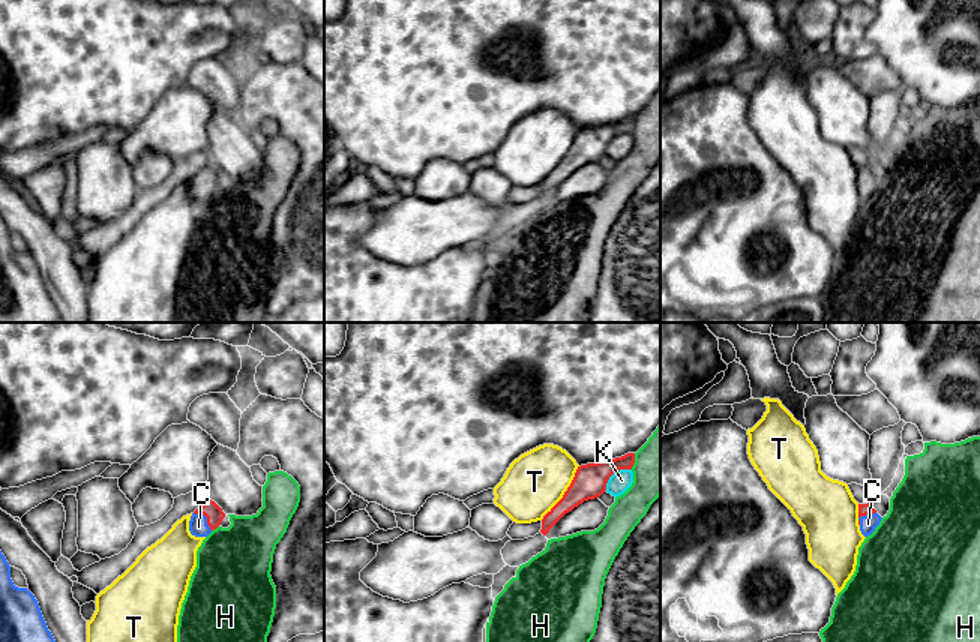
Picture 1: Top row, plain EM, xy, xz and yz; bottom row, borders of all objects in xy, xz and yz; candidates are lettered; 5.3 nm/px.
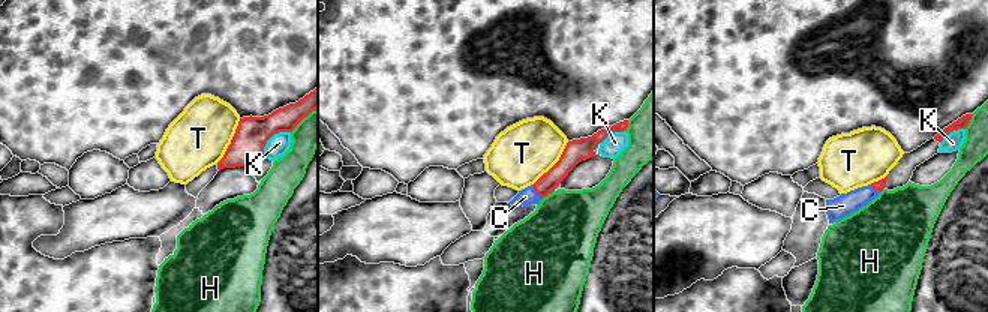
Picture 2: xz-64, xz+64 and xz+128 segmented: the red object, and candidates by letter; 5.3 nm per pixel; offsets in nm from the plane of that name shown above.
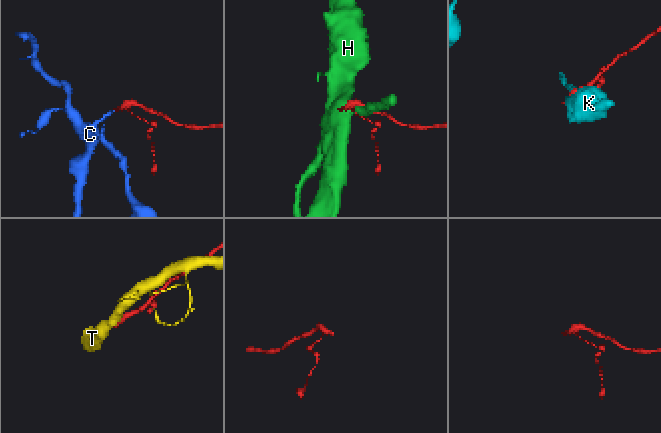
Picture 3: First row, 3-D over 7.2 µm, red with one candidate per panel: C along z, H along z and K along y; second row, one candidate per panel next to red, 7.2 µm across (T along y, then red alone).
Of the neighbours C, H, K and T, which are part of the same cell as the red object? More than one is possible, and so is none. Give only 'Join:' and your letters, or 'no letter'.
Join: C

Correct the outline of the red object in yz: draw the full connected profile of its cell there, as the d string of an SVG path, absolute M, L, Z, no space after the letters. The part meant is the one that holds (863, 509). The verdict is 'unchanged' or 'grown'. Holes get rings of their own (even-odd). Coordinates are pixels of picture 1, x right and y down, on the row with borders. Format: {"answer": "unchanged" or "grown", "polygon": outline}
{"answer": "grown", "polygon": "M870 502L858 504L858 525L864 537L870 536L881 522L881 516Z"}

